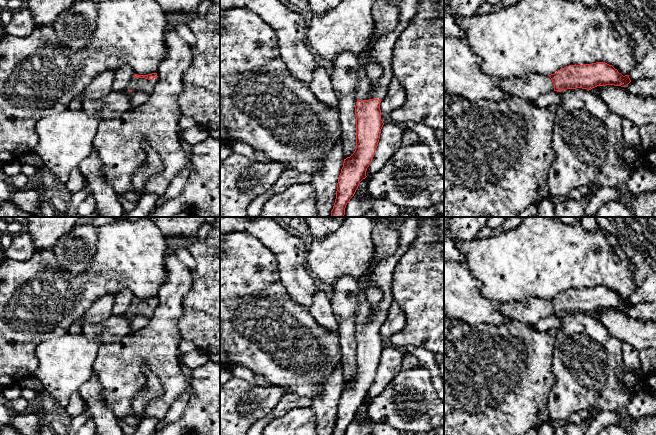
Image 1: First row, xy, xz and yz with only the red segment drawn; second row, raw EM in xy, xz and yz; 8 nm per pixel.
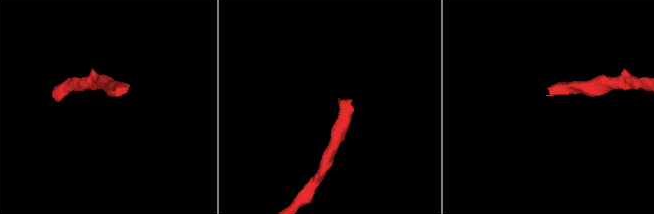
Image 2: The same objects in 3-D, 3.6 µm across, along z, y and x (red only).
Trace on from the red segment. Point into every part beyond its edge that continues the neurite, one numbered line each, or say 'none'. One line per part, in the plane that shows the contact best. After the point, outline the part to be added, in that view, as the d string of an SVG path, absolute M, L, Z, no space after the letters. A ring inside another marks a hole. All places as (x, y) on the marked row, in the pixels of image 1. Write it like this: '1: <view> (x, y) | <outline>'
1: xz (380, 50) | M402 0L399 6L399 22L394 30L380 36L378 39L370 36L368 50L364 55L358 56L359 74L355 86L356 100L378 99L382 100L387 94L389 84L394 78L392 72L392 53L394 45L401 33L416 16L419 0ZM368 61L375 61L383 68L381 78L373 83L365 72Z

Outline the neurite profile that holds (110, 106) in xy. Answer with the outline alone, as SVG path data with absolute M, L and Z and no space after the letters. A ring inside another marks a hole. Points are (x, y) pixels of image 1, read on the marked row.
M111 91L106 96L97 99L84 99L83 93L80 96L83 109L92 114L99 113L101 120L109 120L117 117L120 113L132 110L134 107L130 100L129 91Z

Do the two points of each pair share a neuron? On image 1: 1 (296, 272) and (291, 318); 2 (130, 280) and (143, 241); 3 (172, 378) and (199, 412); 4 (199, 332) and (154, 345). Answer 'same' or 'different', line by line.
1: different
2: same
3: different
4: different

